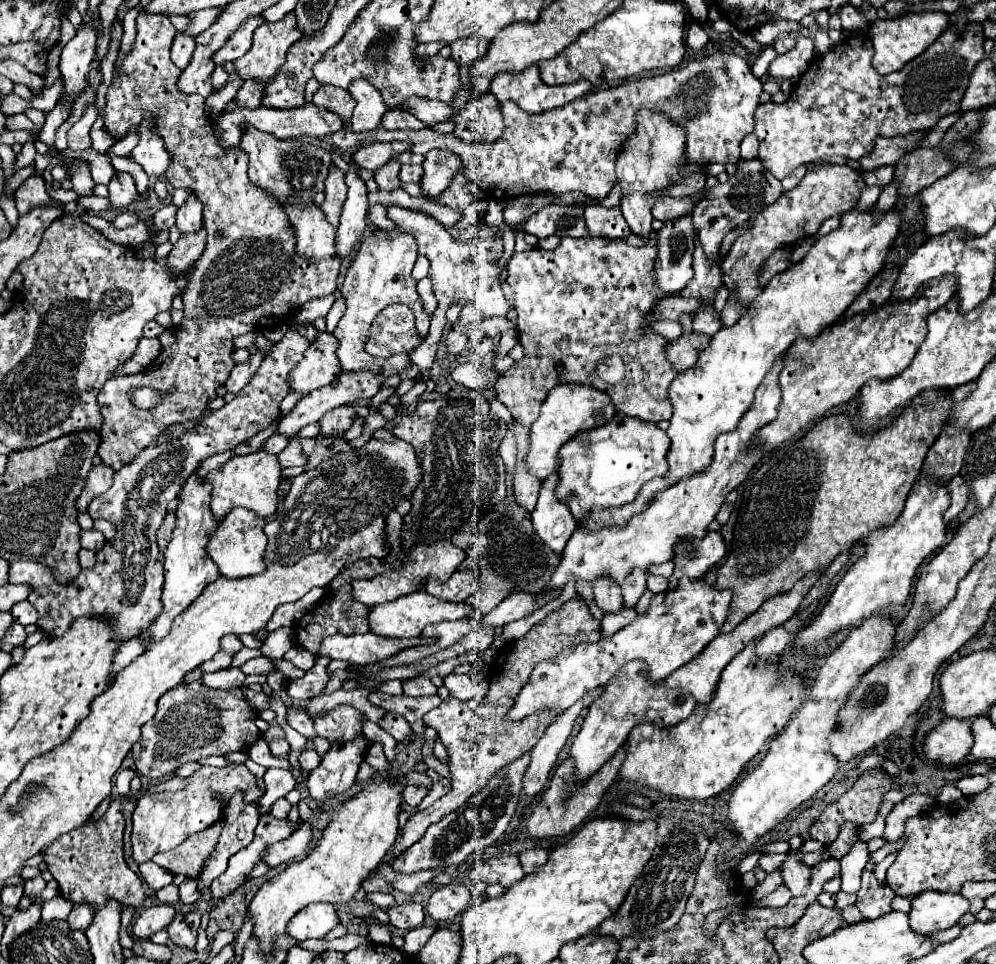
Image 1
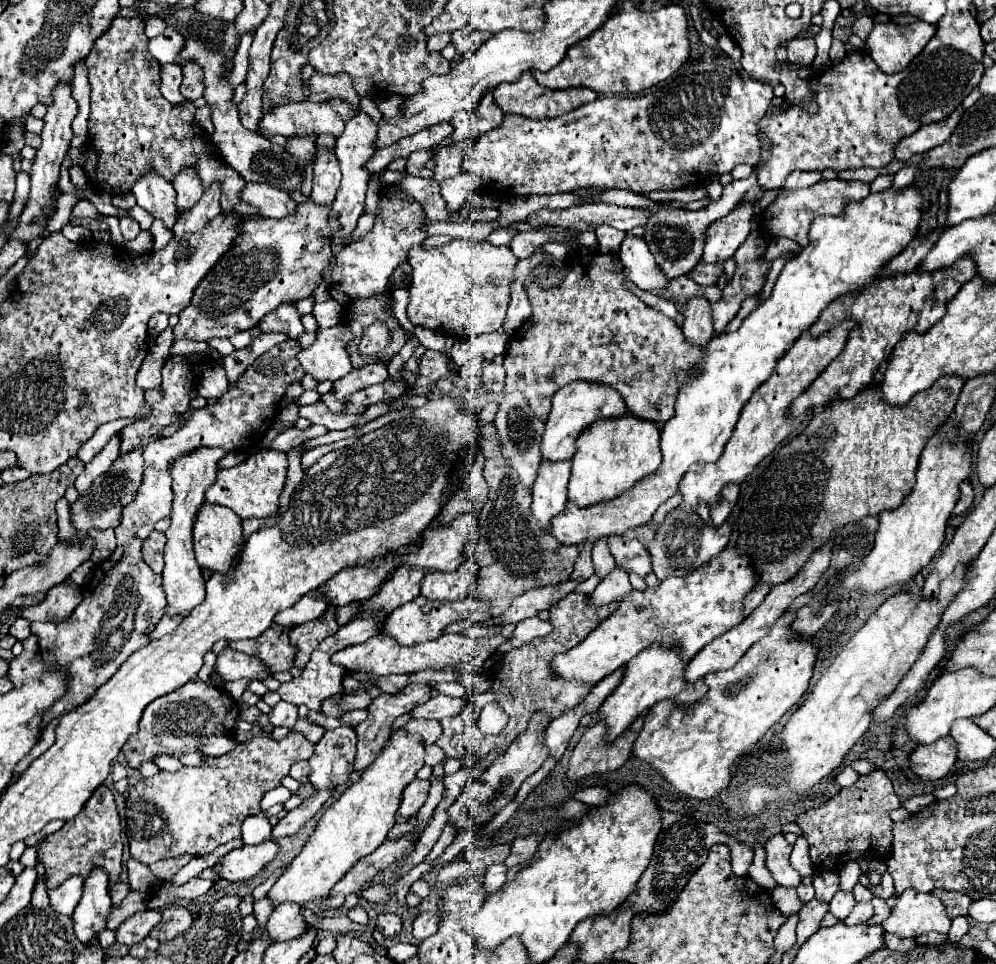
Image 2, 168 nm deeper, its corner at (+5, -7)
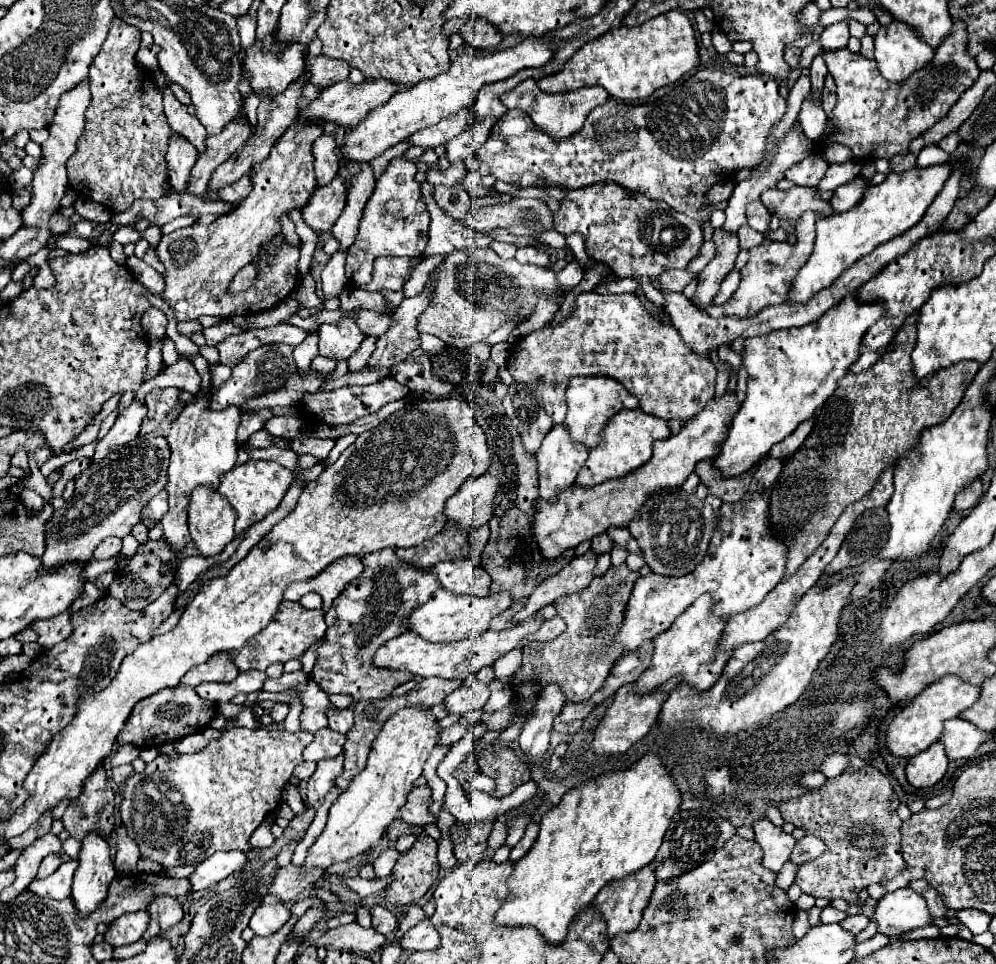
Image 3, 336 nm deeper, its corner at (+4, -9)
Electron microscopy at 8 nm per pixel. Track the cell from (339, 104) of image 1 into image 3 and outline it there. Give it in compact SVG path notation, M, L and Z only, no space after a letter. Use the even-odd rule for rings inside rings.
M324 54L320 56L306 56L308 72L310 72L310 82L320 88L328 88L330 84L338 80L346 80L350 74L350 66L346 60L336 60L328 58Z

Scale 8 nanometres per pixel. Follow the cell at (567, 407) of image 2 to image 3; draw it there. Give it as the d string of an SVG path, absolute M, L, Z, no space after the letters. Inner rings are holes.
M578 376L570 380L570 386L566 390L566 400L568 400L568 416L564 424L568 426L570 436L574 440L580 440L588 448L594 448L600 442L600 434L614 414L618 414L624 408L640 406L636 396L632 396L618 380L608 376Z

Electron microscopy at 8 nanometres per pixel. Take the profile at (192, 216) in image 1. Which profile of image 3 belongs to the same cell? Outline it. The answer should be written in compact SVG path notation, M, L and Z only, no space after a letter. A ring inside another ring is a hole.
M174 136L168 142L166 162L170 170L170 184L176 192L186 190L186 178L190 176L190 168L196 162L196 148L182 136Z

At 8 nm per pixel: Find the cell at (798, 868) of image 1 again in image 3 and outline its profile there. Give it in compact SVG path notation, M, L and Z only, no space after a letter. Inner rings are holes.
M768 818L756 820L754 832L756 832L756 842L764 850L762 864L768 870L778 872L784 866L784 862L790 858L790 852L792 852L796 840L792 838L792 834L786 834L782 828L774 826Z

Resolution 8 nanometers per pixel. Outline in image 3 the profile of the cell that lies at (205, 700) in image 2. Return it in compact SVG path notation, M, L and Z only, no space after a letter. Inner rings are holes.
M176 686L176 688L166 688L162 692L158 692L158 696L148 696L146 700L140 700L134 706L134 712L130 712L130 720L126 720L124 730L118 736L118 744L132 744L136 748L140 746L158 746L164 742L176 742L182 736L194 734L196 730L200 730L200 726L188 726L184 724L180 718L186 712L208 712L210 710L210 720L216 714L216 706L202 700L192 686ZM154 708L158 708L158 712L154 714Z

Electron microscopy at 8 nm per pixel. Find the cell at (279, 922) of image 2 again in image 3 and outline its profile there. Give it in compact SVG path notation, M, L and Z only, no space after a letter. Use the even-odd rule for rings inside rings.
M262 904L252 914L248 926L258 936L270 936L270 934L278 932L286 924L288 918L290 918L290 910L284 904L274 904L274 906L272 904Z

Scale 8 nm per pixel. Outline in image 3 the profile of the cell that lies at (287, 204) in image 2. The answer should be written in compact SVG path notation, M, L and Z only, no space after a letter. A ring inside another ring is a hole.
M246 176L246 178L242 178L242 180L234 182L234 184L228 184L226 188L218 190L220 200L230 202L230 204L244 200L248 194L250 194L250 176Z

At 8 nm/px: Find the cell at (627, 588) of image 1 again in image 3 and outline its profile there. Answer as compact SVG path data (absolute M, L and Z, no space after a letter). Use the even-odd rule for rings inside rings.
M614 526L614 528L608 530L608 536L614 540L616 546L622 546L622 548L626 548L628 552L634 552L634 554L642 554L642 550L638 548L636 540L630 536L628 528L616 528L616 526Z

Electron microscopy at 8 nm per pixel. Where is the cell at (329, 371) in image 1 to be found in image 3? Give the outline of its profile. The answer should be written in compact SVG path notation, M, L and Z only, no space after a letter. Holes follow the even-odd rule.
M346 316L336 324L322 324L318 330L320 354L346 360L358 350L364 336L366 334L358 328L354 316Z

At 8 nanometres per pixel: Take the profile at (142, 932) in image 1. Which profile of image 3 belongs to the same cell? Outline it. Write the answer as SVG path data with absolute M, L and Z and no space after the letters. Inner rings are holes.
M140 910L140 912L130 912L130 914L122 914L120 918L116 918L106 934L104 934L104 940L110 944L110 946L126 946L126 944L134 944L136 940L142 938L142 934L146 932L148 928L148 922L150 922L150 916L148 912Z

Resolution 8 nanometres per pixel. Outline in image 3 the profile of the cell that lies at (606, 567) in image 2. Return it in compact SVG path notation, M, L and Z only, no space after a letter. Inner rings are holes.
M598 534L592 538L592 550L594 554L604 554L604 552L610 552L612 550L612 540L608 534Z

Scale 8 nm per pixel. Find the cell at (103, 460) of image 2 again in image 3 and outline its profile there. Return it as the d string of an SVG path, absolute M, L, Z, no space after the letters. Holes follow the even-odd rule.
M134 398L134 400L130 402L130 406L126 406L126 408L118 414L116 424L114 424L114 428L108 432L108 436L98 444L96 454L94 454L94 460L98 462L98 460L106 458L106 454L108 454L110 450L120 448L120 446L132 442L132 440L138 436L138 432L140 432L140 426L142 426L142 420L144 420L146 412L148 412L148 408L146 408L144 400L136 400L136 398Z

